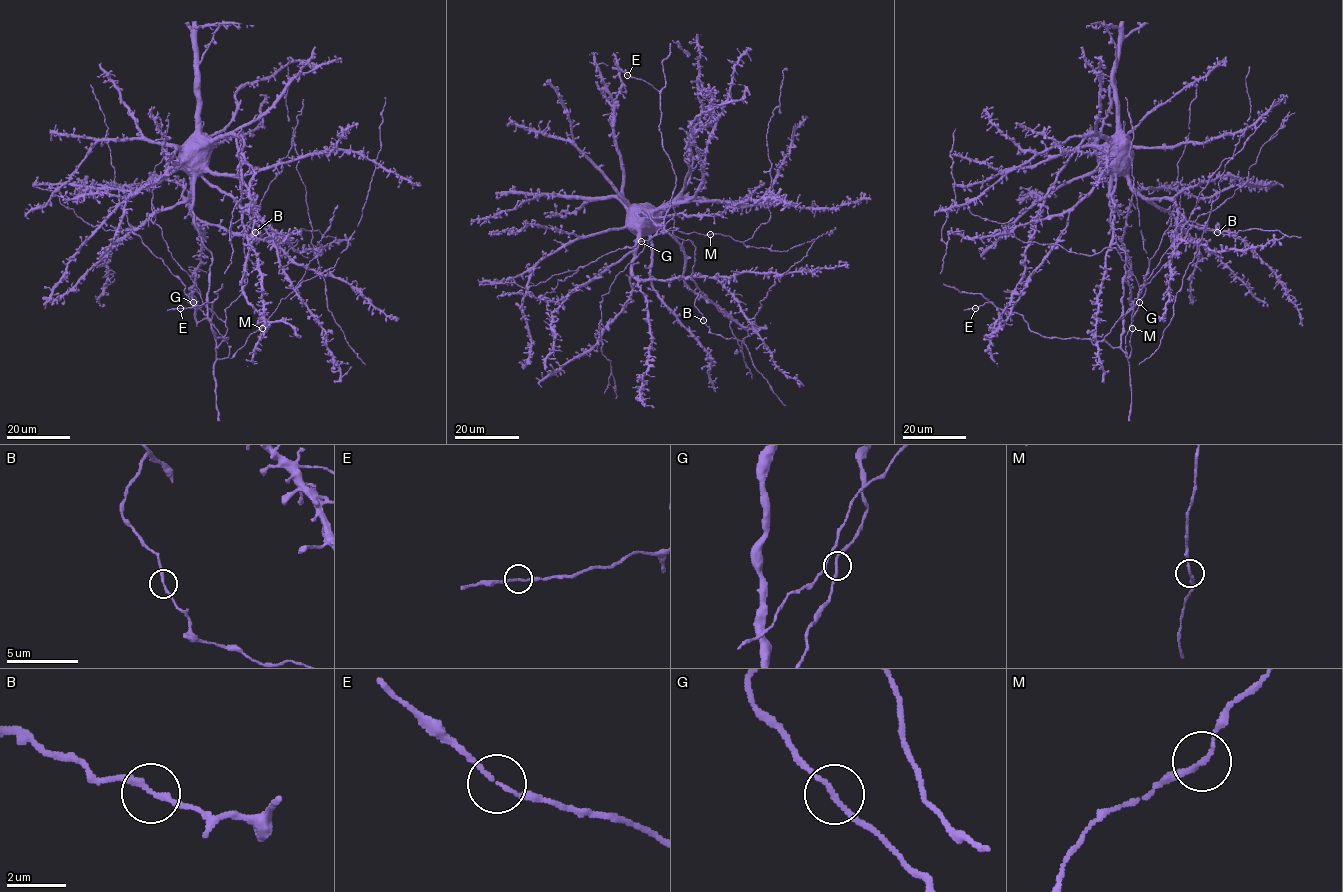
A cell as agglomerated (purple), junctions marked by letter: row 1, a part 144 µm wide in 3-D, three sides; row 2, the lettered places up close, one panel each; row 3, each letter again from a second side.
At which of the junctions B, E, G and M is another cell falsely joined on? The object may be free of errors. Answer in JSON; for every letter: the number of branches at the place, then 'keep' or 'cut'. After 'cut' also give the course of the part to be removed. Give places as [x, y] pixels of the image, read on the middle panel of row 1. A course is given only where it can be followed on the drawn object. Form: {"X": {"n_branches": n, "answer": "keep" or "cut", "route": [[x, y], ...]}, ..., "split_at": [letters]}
{"B": {"n_branches": 2, "answer": "keep"}, "E": {"n_branches": 2, "answer": "keep"}, "G": {"n_branches": 2, "answer": "keep"}, "M": {"n_branches": 2, "answer": "keep"}, "split_at": []}

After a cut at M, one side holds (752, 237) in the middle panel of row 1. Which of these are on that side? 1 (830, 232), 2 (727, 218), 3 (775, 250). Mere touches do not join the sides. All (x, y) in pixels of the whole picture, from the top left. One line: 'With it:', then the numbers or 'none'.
With it: 1, 3

